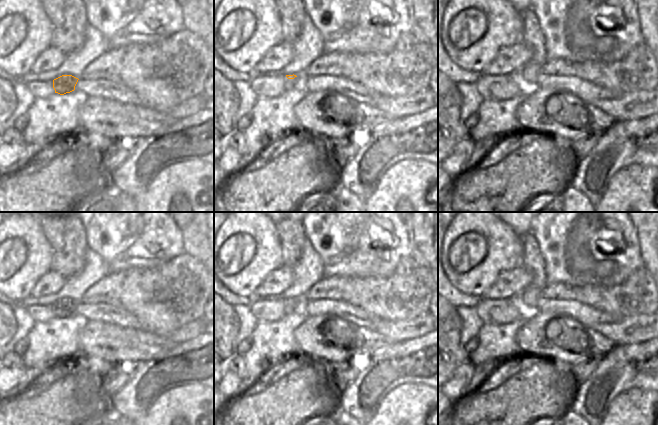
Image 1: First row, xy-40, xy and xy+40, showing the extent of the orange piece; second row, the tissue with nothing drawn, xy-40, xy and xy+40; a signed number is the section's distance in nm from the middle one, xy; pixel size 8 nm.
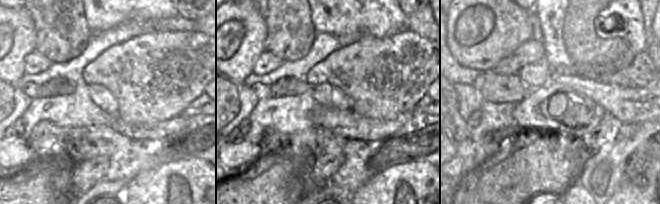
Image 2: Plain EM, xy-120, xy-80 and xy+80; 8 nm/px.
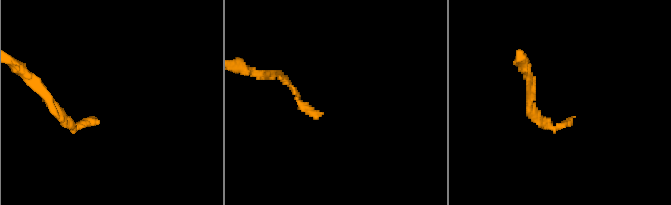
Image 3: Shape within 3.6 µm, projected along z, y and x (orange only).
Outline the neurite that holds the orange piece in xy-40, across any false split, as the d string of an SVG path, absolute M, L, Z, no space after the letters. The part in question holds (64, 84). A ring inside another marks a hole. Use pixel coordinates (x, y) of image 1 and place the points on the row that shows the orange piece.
M62 75L53 80L53 88L55 93L60 95L70 93L76 89L82 91L87 97L102 97L118 103L139 105L139 98L133 91L124 85L106 79L86 81L72 75Z

